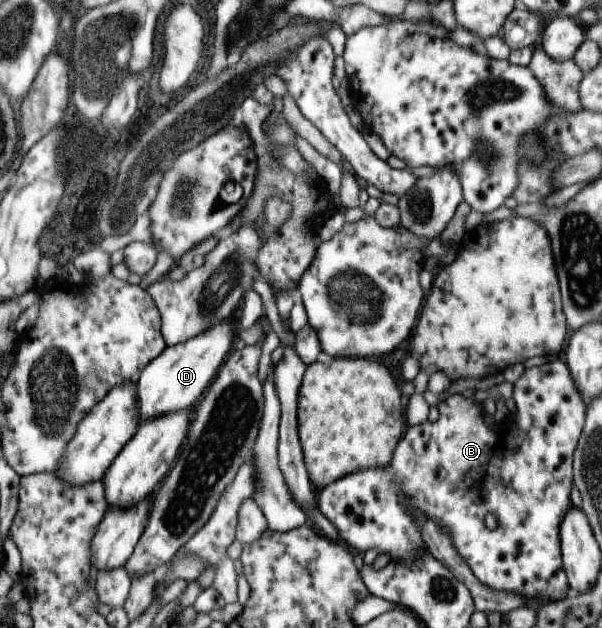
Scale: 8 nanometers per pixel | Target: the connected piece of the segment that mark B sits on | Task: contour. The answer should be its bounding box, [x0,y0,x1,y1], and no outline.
[316,357,585,609]

